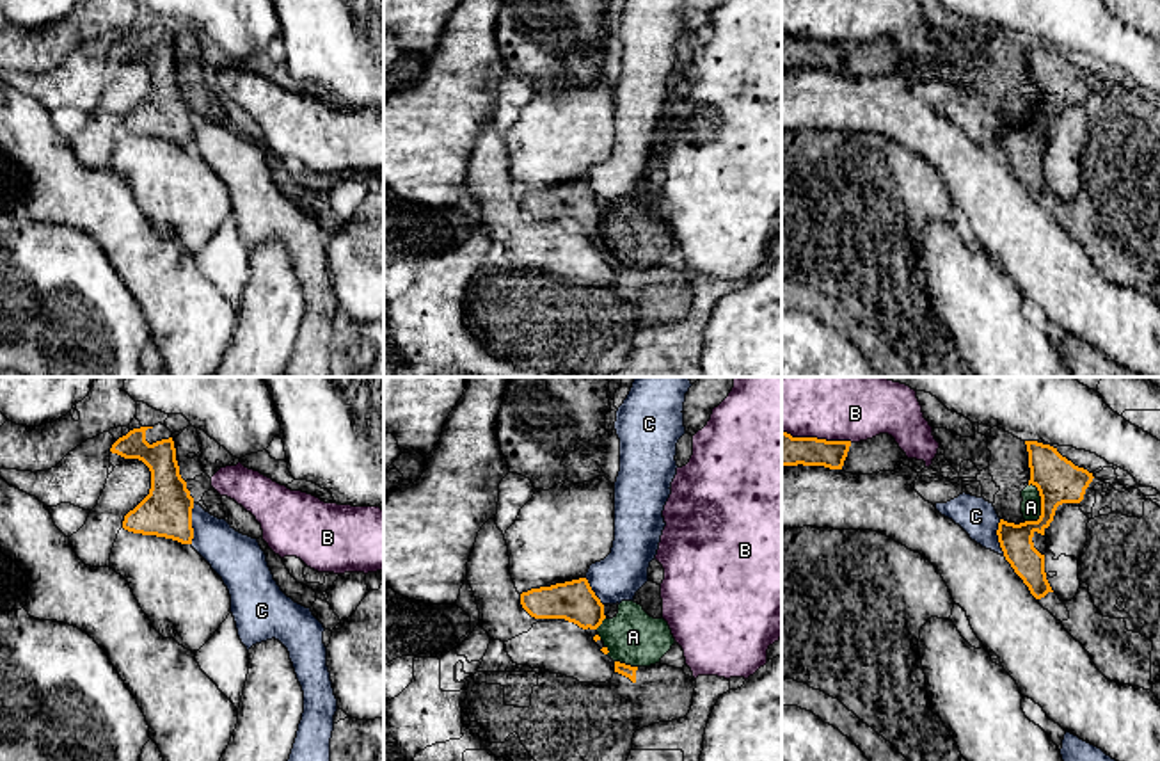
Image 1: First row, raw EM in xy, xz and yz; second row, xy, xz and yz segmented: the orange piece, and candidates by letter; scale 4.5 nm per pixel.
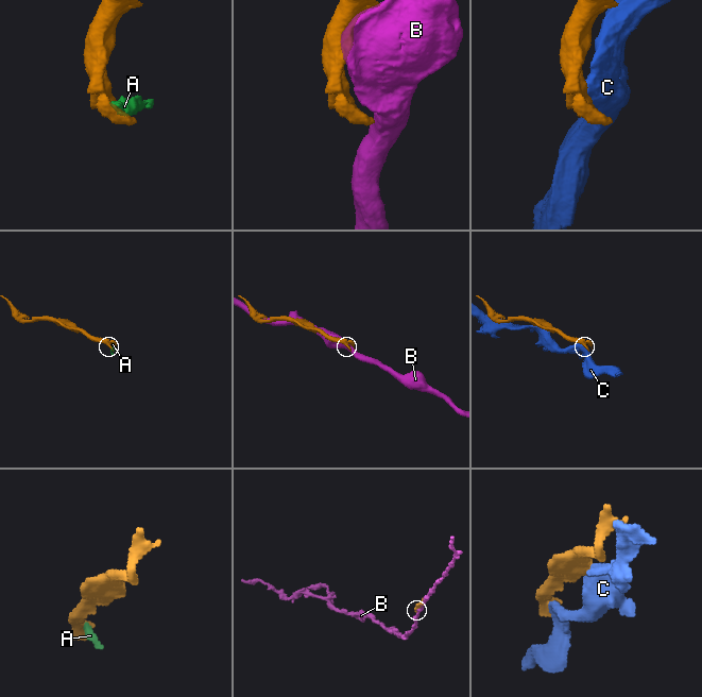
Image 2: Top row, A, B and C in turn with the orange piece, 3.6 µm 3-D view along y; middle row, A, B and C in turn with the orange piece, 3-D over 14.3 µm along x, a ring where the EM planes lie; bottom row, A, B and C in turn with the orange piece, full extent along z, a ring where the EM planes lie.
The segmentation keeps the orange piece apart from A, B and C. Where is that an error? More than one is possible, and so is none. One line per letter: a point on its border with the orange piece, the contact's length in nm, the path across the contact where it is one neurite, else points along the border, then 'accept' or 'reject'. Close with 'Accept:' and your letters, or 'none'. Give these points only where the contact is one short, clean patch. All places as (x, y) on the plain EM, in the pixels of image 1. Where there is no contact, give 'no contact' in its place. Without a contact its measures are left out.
A: meets orange in yz at (1041, 109); contact 190 nm long; border along yz (1031, 84), (1040, 98), (1040, 118), (1025, 123); reject
B: meets orange in yz at (816, 40); contact 320 nm long; reject
C: meets orange in xy at (190, 125); contact 180 nm long; reject
Accept: none

